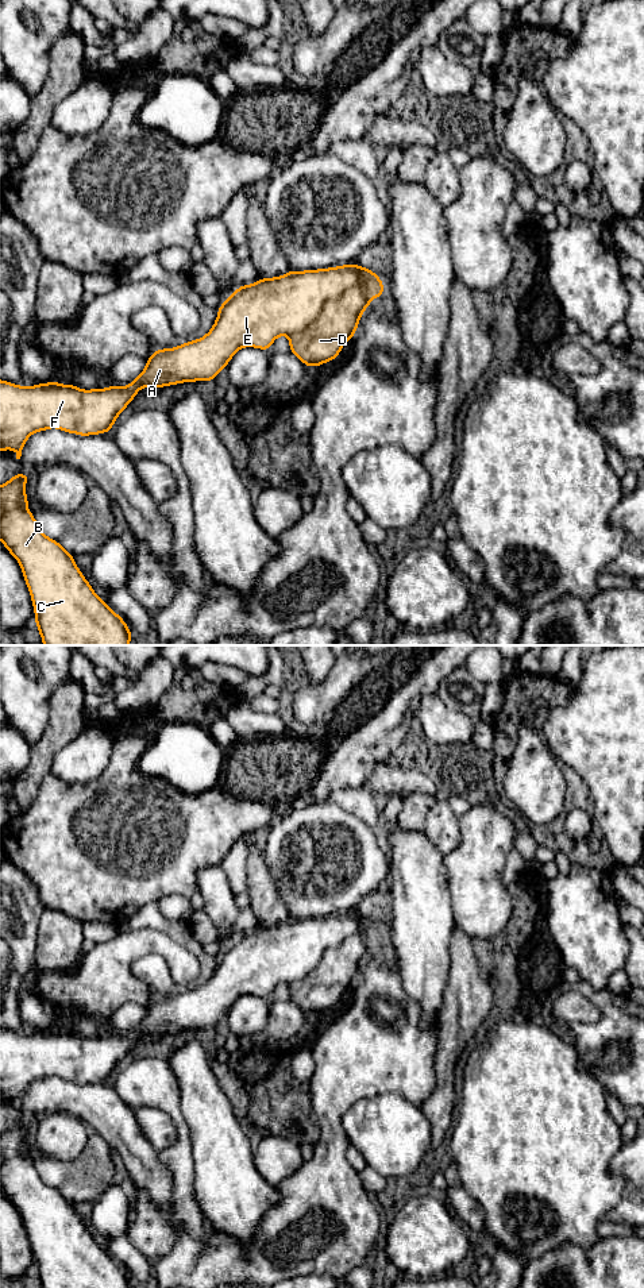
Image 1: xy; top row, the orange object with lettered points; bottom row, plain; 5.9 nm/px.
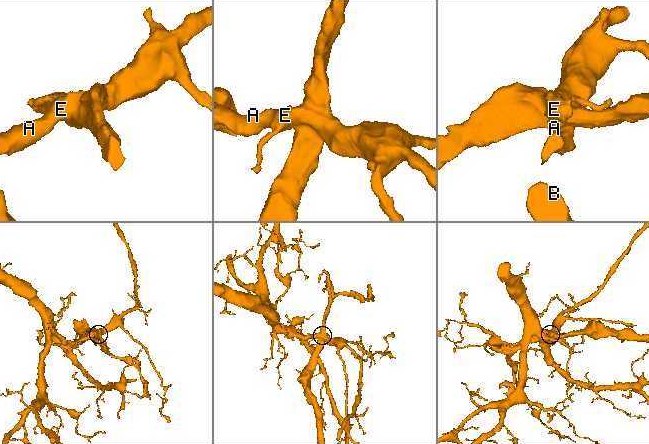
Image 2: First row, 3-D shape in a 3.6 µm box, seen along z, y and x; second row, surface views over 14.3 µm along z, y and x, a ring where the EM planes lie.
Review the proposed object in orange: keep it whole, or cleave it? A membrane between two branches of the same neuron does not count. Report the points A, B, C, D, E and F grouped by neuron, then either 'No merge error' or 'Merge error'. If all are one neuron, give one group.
Groups: A B C E F / D. Merge error

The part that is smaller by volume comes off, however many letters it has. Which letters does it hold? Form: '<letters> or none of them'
D

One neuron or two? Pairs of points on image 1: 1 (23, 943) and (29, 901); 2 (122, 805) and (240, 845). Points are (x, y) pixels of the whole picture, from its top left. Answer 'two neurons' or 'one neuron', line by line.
1: one neuron
2: two neurons

